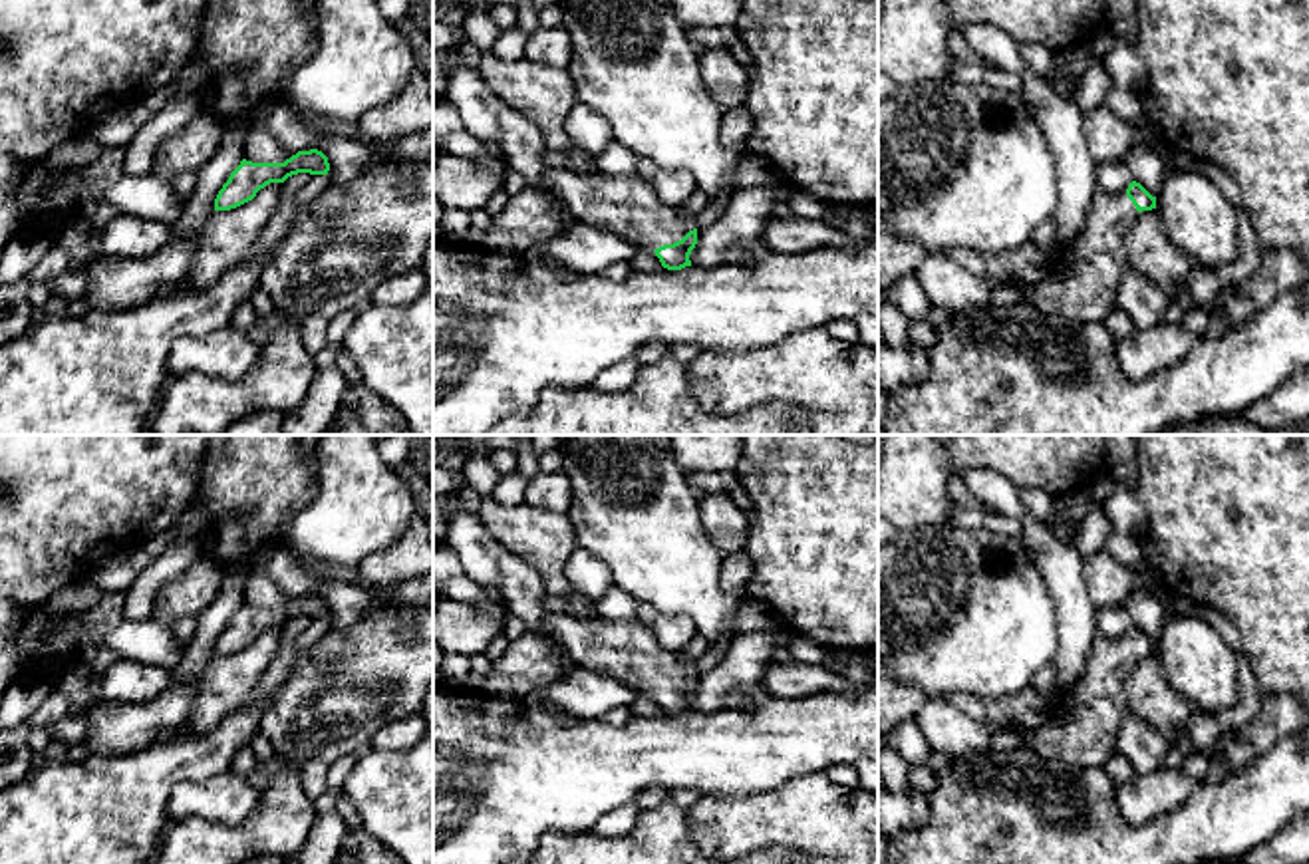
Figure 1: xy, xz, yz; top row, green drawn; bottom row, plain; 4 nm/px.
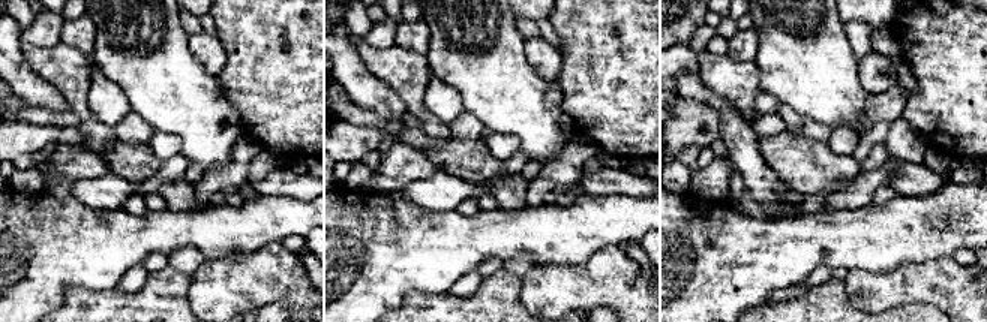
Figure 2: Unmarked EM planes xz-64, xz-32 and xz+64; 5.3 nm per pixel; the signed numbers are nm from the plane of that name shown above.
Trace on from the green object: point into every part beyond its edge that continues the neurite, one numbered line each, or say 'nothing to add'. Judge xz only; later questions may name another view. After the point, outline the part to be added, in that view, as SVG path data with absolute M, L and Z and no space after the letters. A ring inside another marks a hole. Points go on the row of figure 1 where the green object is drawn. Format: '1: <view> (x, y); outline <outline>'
1: xz (628, 207); outline M548 167L542 181L580 226L620 236L644 250L673 244L697 228L695 218L685 216L679 207L663 203L652 181L636 175L614 177L600 171L576 173Z

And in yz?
1: yz (1085, 288); outline M1096 189L1067 264L1027 286L1027 304L1071 322L1104 322L1116 308L1120 276L1128 266L1126 234L1138 218L1126 195Z

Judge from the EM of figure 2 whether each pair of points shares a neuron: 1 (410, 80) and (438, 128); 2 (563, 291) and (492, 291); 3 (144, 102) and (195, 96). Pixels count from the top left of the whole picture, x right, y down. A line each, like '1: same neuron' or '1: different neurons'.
1: same neuron
2: different neurons
3: same neuron

